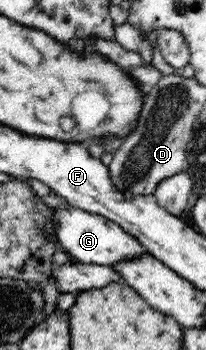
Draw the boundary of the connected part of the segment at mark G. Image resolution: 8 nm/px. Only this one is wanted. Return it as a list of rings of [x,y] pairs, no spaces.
[[[56,208],[52,214],[54,237],[60,248],[70,256],[71,260],[86,264],[102,264],[112,266],[114,263],[136,258],[138,255],[149,254],[138,243],[138,239],[126,233],[116,222],[108,221],[99,215],[92,215],[78,208]]]

